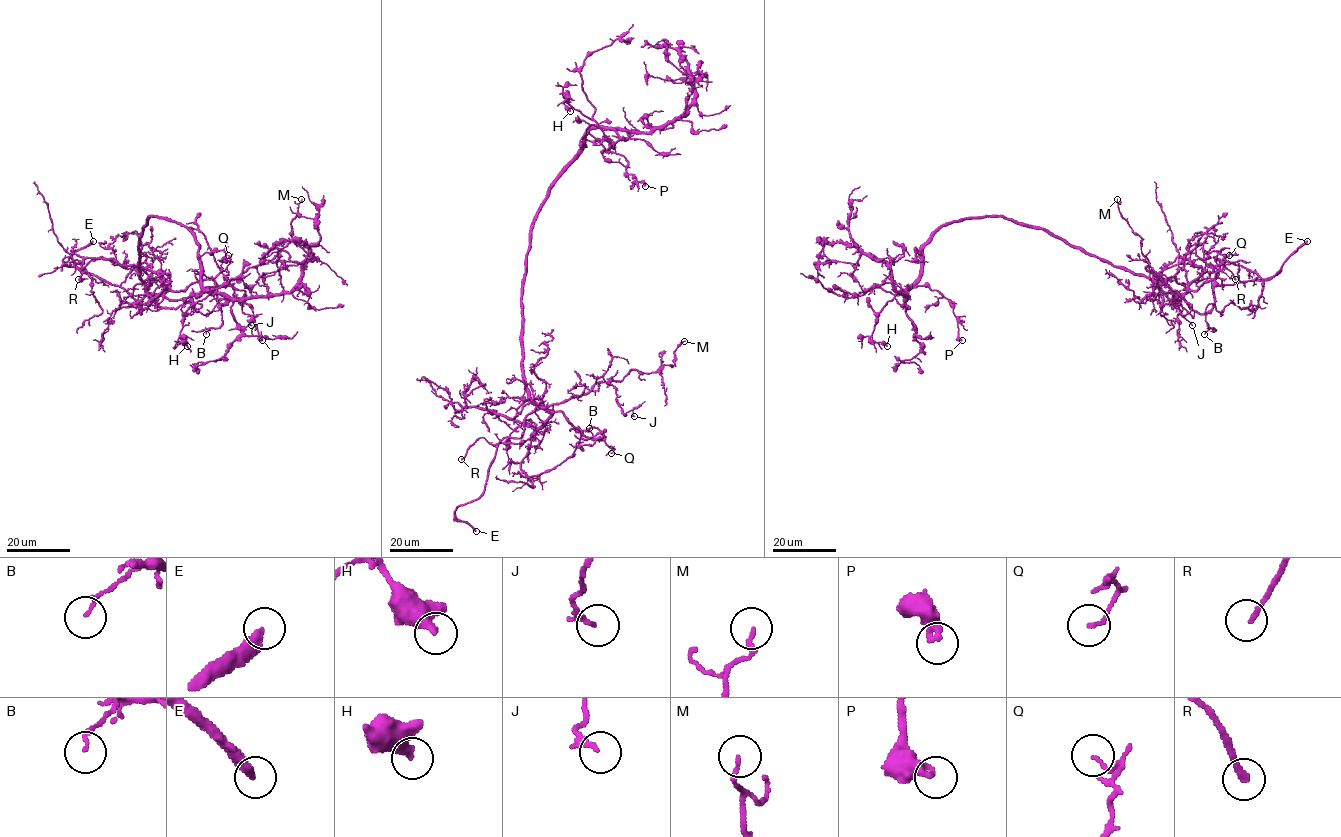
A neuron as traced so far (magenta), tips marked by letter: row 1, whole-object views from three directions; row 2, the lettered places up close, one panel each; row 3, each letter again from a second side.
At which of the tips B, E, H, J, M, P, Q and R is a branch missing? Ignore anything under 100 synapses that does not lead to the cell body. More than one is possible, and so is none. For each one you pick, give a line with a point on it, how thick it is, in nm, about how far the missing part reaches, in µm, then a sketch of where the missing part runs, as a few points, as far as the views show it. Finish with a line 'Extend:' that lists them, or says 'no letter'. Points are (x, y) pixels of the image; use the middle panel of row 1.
E: (476, 531) | 400 nm | 15 µm
Extend: E

